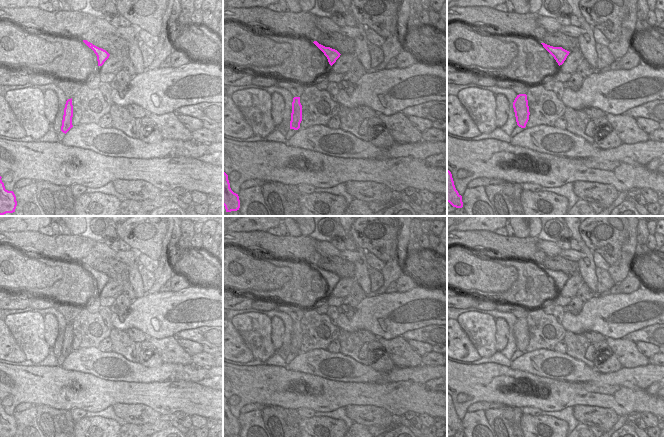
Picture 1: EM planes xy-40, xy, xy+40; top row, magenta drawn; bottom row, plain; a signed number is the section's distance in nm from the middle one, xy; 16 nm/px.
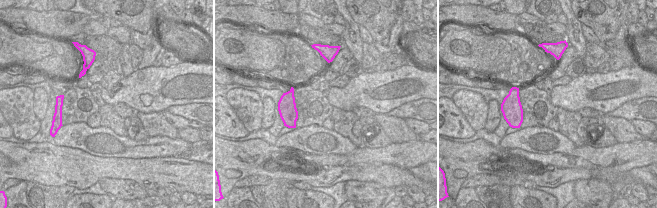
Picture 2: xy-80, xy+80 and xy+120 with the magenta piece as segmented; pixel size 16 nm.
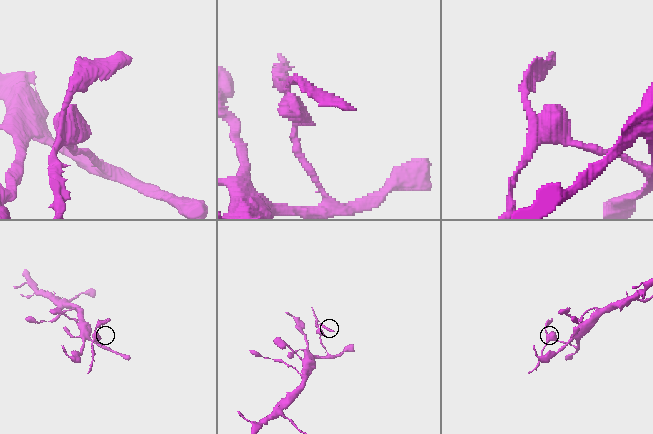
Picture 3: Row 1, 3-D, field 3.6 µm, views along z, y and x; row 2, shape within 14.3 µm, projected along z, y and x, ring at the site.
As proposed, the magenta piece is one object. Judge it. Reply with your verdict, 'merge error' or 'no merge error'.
merge error

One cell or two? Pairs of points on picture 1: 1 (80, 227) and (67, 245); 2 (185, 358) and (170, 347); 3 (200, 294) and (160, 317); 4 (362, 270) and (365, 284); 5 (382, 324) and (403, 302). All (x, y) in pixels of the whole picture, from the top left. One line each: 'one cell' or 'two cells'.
1: two cells
2: one cell
3: one cell
4: one cell
5: one cell

